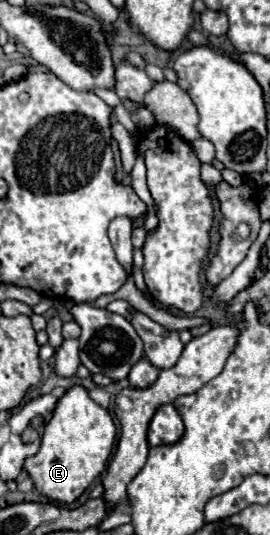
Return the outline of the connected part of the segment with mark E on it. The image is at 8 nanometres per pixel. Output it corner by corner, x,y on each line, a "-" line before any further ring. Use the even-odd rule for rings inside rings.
72,385
58,399
52,419
44,429
42,445
36,455
26,459
24,469
30,473
30,479
42,495
60,503
72,503
106,469
114,439
116,425
112,415
92,401
82,385

